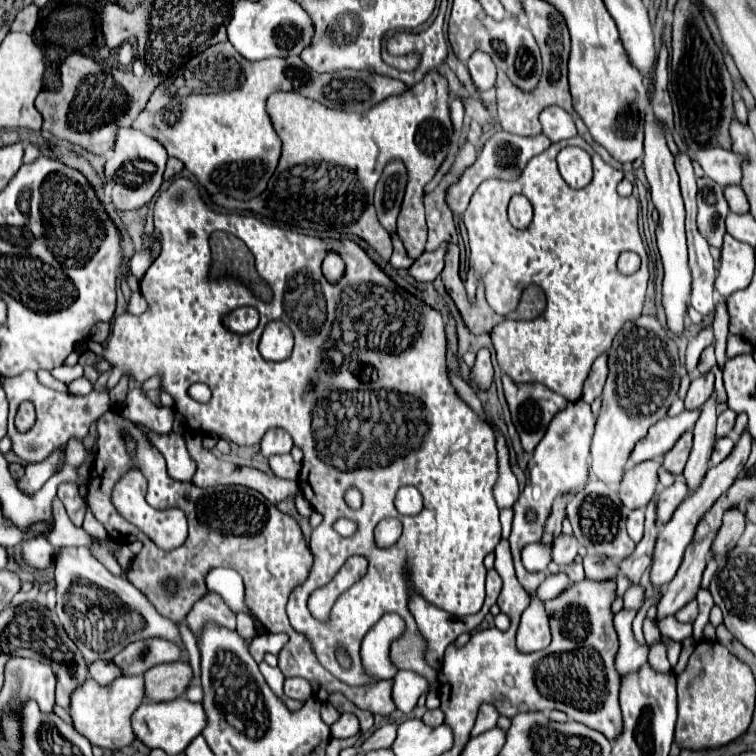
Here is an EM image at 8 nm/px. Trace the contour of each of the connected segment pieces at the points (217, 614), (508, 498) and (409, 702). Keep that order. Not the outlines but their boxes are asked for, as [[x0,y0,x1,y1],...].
[[186,594,236,642],[492,426,518,508],[392,670,428,714]]

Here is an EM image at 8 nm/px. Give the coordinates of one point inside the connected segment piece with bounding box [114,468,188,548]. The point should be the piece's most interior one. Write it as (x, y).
(167, 528)

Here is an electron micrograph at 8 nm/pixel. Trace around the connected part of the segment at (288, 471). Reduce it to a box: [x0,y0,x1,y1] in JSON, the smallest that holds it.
[270,454,300,480]

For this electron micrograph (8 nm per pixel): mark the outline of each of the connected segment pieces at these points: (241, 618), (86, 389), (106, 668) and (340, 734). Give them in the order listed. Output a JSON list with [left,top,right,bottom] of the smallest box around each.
[[236,614,256,638],[68,377,93,396],[88,660,120,684],[330,714,360,738]]

